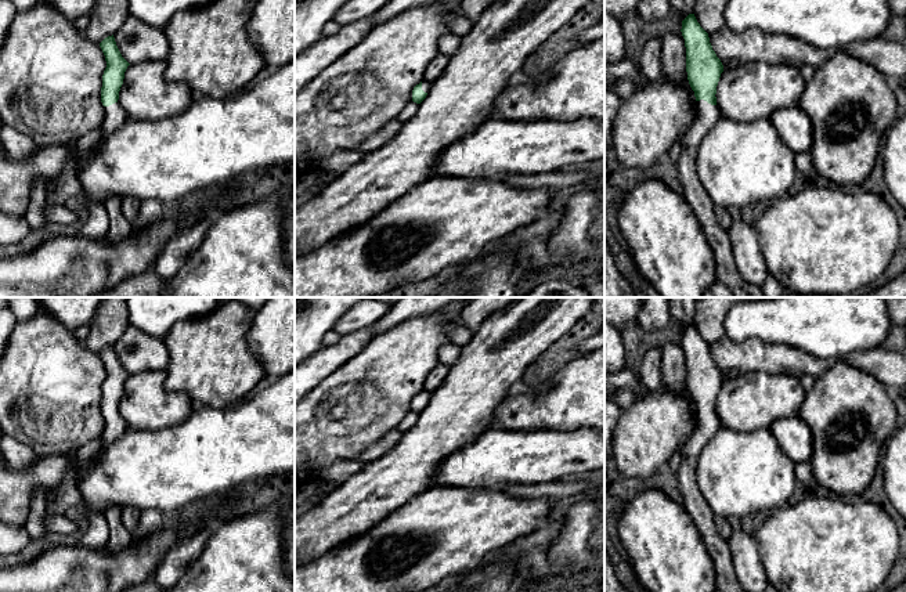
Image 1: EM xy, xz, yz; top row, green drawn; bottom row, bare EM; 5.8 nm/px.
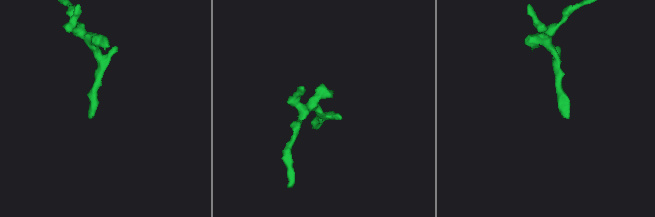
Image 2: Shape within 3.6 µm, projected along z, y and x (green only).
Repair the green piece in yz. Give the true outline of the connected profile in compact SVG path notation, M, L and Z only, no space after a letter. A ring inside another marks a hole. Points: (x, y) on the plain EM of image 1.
M689 324L682 331L681 342L686 357L687 390L697 411L697 427L685 445L676 483L683 506L697 526L714 562L717 589L719 592L746 592L734 575L729 544L718 534L714 513L703 498L696 477L701 450L722 427L715 404L723 375L712 360L708 343L700 336L694 324Z

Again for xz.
M423 390L419 394L416 394L412 400L412 411L420 414L426 408L430 398L432 393L427 390Z

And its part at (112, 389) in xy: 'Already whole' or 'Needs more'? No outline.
Needs more

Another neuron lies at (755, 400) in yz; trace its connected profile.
M754 371L723 380L717 396L722 427L744 433L769 427L775 420L798 416L806 391L788 373Z

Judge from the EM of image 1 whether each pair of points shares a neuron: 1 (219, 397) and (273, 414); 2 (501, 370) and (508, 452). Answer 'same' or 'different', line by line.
1: different
2: different

